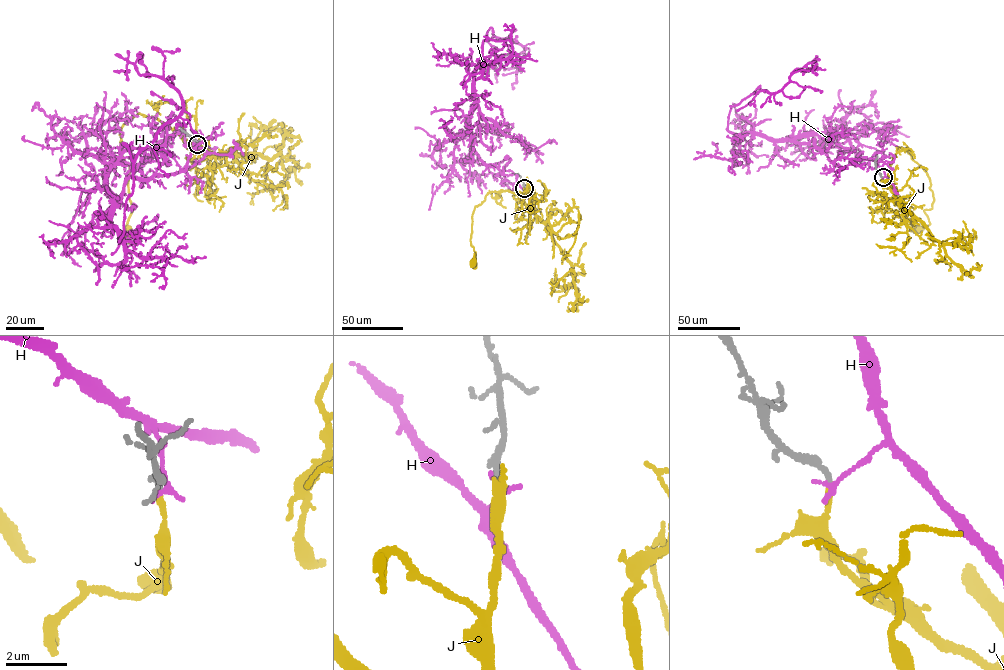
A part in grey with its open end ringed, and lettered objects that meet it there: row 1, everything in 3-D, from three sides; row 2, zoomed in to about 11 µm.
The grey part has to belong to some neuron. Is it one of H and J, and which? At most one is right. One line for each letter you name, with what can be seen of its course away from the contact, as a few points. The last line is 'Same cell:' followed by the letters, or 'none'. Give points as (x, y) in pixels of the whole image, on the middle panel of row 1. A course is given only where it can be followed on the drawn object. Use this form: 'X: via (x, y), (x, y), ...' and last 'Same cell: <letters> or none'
J: via (523, 189), (522, 199), (508, 190), (491, 191), (475, 207), (470, 240), (475, 252), (475, 268), (473, 263)
Same cell: J

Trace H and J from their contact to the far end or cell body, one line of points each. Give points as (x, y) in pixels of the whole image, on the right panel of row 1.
H: (883, 177), (884, 162), (857, 157), (843, 136), (773, 140), (727, 129), (730, 106), (817, 66)
J: (883, 177), (889, 185), (890, 163), (901, 147), (925, 171), (934, 201), (924, 210), (929, 224), (918, 229)

